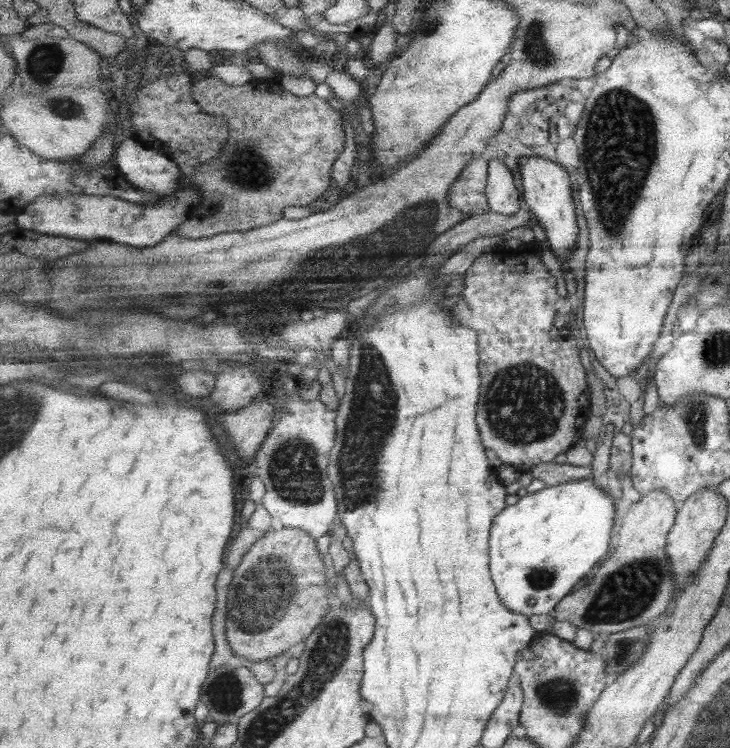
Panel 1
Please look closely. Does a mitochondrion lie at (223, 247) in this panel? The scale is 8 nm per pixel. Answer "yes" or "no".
no

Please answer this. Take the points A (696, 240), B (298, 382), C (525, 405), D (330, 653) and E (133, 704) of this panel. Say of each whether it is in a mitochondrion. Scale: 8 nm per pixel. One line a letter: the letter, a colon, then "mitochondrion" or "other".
A: other
B: other
C: mitochondrion
D: mitochondrion
E: other

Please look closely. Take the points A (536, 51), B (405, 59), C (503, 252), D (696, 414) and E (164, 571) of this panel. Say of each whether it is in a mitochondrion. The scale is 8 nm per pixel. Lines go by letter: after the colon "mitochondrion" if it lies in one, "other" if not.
A: mitochondrion
B: other
C: other
D: mitochondrion
E: other

